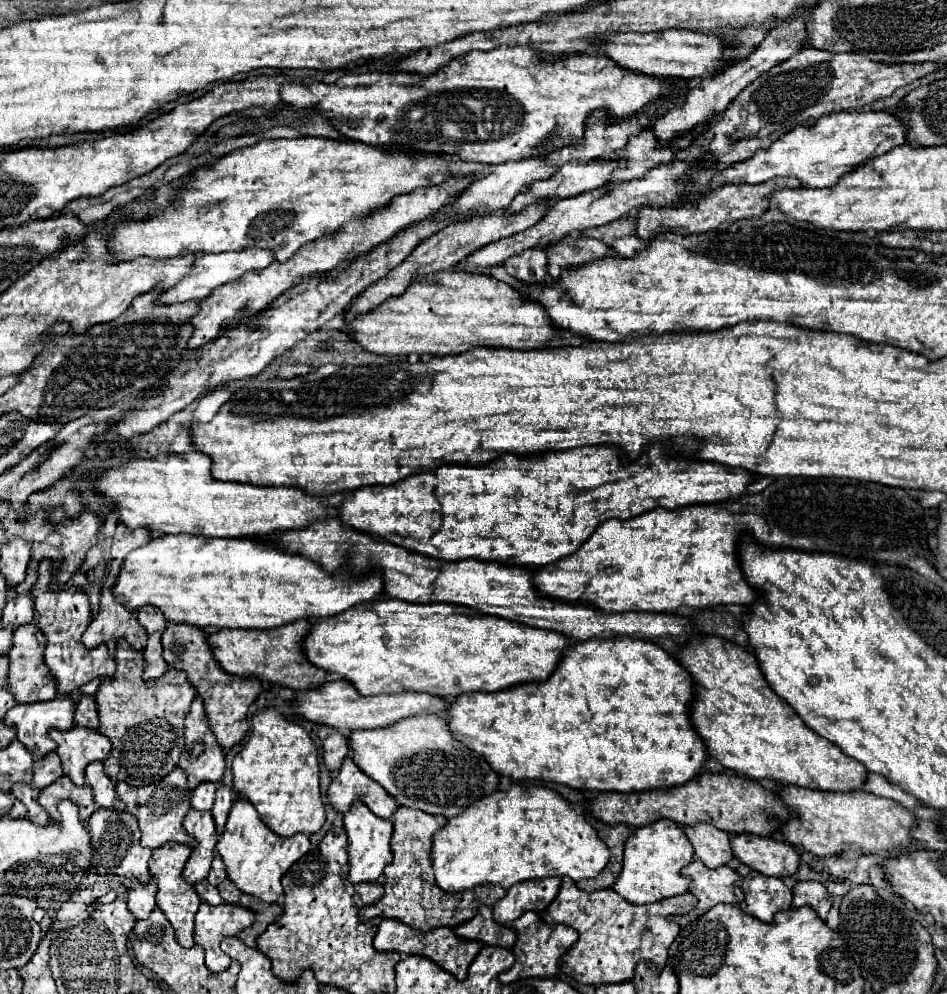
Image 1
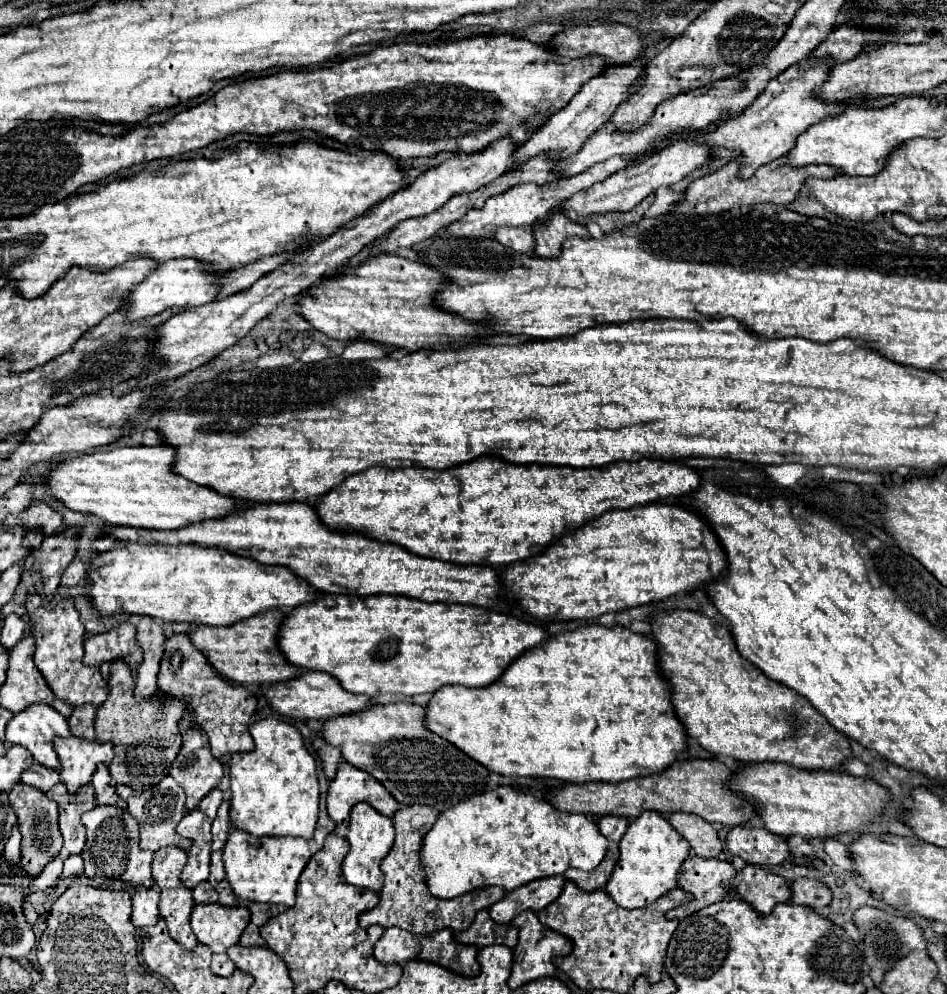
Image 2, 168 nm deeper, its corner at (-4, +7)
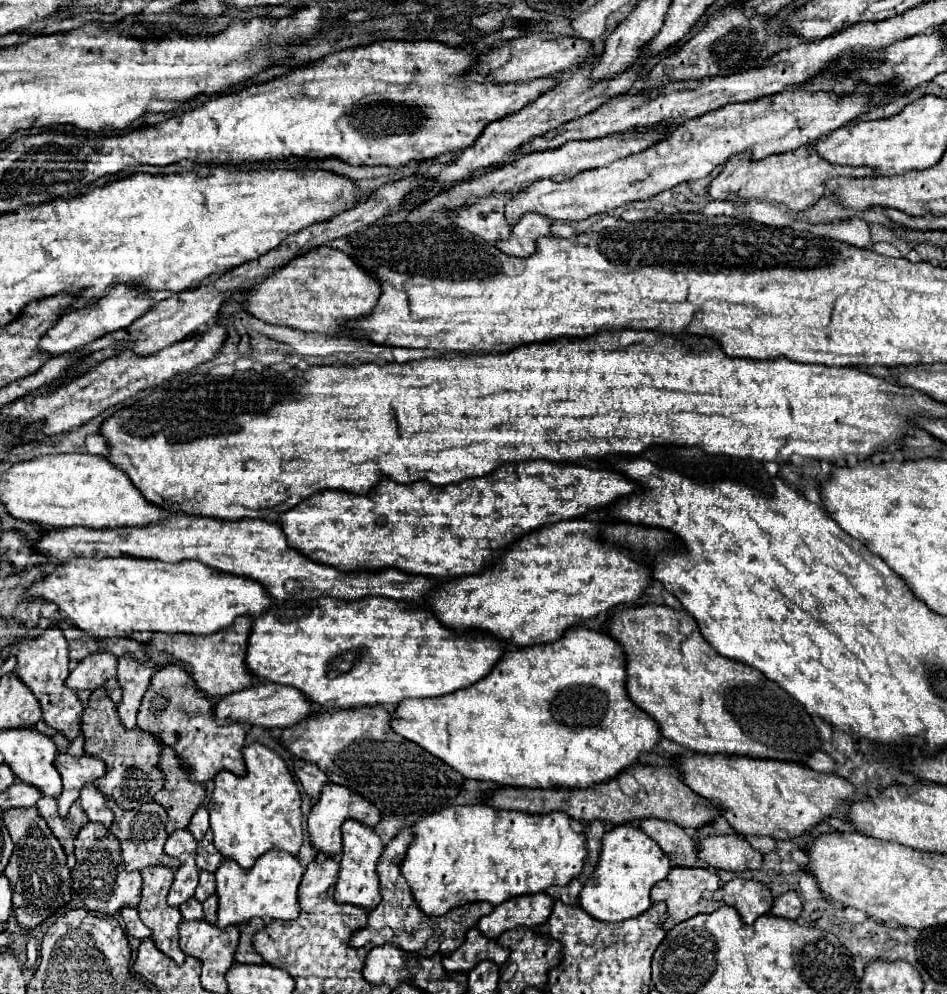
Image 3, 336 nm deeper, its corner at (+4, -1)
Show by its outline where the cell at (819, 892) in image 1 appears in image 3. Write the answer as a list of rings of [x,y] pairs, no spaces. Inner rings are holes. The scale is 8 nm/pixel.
[[[789,890],[783,896],[775,898],[773,908],[771,908],[771,914],[773,916],[787,918],[787,920],[797,920],[799,914],[801,914],[801,910],[803,910],[803,906],[801,906],[801,900],[799,900],[797,892],[795,890]]]

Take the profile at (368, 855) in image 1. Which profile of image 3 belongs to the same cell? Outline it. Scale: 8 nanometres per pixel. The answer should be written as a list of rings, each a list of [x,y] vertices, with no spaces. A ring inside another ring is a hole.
[[[347,820],[343,824],[343,852],[341,852],[341,870],[339,870],[339,880],[335,886],[335,902],[337,904],[353,904],[361,906],[365,910],[373,910],[379,900],[379,878],[375,874],[377,860],[383,852],[383,842],[375,834],[373,828],[361,826],[355,820]]]

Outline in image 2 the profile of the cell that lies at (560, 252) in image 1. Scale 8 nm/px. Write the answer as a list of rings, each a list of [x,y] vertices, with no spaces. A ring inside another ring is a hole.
[[[555,214],[551,216],[551,224],[543,224],[543,228],[535,228],[533,236],[537,240],[537,256],[541,258],[557,258],[561,254],[561,246],[563,242],[571,236],[573,228],[577,228],[579,224],[565,220],[561,222],[563,214]]]

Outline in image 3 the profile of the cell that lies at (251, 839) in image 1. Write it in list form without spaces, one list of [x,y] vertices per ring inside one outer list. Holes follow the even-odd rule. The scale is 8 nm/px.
[[[267,852],[257,862],[255,868],[243,872],[233,860],[223,860],[215,872],[217,882],[217,926],[237,926],[251,918],[263,920],[293,920],[299,916],[299,898],[297,888],[303,876],[303,866],[295,856],[287,856],[287,852]]]

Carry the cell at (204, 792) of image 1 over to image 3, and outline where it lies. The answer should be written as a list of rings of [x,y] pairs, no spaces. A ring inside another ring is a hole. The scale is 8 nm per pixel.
[[[201,806],[201,808],[195,812],[195,816],[191,818],[189,832],[193,834],[193,838],[195,838],[197,842],[201,842],[207,830],[209,830],[209,810],[207,810],[205,806]]]

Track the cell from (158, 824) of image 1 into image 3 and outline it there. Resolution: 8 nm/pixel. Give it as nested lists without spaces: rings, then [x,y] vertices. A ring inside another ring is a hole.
[[[147,802],[141,808],[129,810],[129,812],[115,810],[115,820],[113,820],[111,832],[119,840],[121,856],[123,856],[123,864],[125,864],[127,872],[141,870],[145,866],[167,866],[171,870],[179,868],[179,860],[175,860],[163,852],[163,844],[167,840],[165,822],[167,822],[167,812],[163,806],[159,806],[155,802]]]

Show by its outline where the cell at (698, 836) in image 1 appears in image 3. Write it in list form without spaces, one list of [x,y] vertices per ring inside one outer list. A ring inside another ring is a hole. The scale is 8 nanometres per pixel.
[[[645,818],[639,822],[639,828],[663,848],[663,852],[675,866],[697,866],[695,842],[681,826],[655,818]]]

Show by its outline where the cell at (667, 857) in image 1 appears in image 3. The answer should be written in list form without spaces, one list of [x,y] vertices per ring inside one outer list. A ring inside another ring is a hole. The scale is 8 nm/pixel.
[[[615,826],[603,836],[597,868],[579,894],[579,906],[601,922],[623,922],[635,918],[651,906],[649,892],[657,882],[665,880],[669,870],[671,862],[641,828]]]

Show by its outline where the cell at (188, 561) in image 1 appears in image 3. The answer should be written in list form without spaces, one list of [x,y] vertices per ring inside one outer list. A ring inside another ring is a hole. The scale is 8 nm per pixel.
[[[73,558],[59,564],[53,572],[43,574],[43,580],[33,582],[27,588],[27,598],[43,598],[45,602],[53,602],[79,630],[89,632],[93,638],[129,636],[131,632],[183,632],[205,636],[231,626],[237,616],[261,614],[271,606],[265,588],[249,578],[227,576],[193,560],[185,560],[183,564],[163,564],[157,560],[135,558]]]

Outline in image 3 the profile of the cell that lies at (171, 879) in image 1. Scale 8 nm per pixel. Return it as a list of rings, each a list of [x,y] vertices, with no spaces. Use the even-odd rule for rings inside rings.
[[[145,868],[141,870],[141,878],[143,878],[143,888],[141,888],[141,900],[139,900],[139,916],[141,916],[141,922],[151,928],[151,940],[155,942],[155,946],[165,954],[169,956],[177,966],[181,966],[185,962],[185,954],[181,952],[179,948],[179,922],[181,922],[181,912],[177,908],[171,908],[167,906],[165,898],[167,898],[167,892],[171,888],[171,882],[173,882],[173,870],[169,868]]]

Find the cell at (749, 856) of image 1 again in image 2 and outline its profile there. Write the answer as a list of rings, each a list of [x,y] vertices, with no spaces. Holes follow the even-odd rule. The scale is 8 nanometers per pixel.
[[[735,826],[727,834],[727,850],[755,866],[775,866],[789,858],[789,844],[765,828]]]

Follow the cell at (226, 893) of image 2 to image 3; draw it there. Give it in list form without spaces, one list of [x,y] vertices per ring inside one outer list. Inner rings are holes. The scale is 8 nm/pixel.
[[[215,894],[203,902],[203,912],[205,912],[205,916],[203,916],[205,922],[209,922],[209,924],[217,922],[217,896]]]

